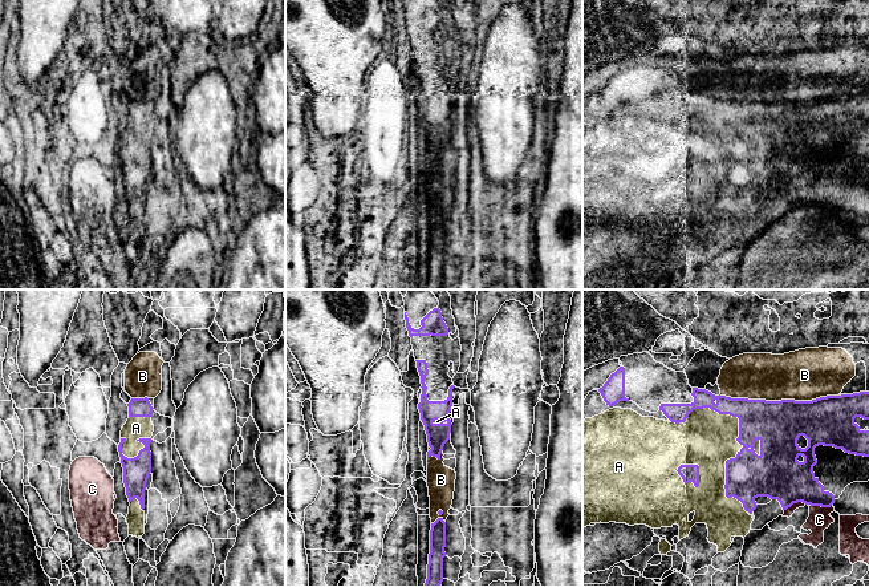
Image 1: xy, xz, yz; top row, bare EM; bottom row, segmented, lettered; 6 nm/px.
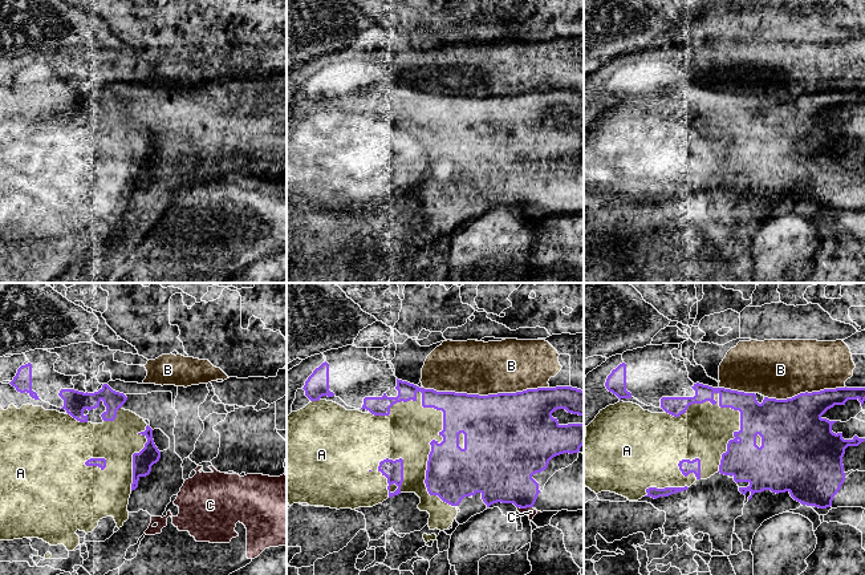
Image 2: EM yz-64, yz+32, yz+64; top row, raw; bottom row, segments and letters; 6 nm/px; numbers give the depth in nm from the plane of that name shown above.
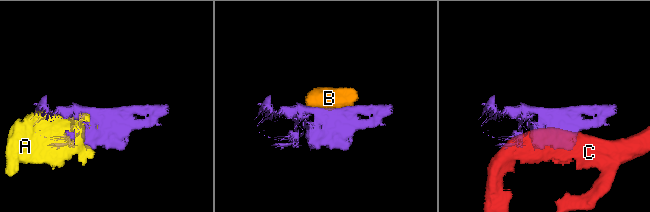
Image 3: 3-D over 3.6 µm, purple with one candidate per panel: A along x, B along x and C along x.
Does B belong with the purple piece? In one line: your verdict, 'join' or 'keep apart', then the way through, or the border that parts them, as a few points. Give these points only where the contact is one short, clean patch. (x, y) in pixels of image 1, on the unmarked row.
keep apart

